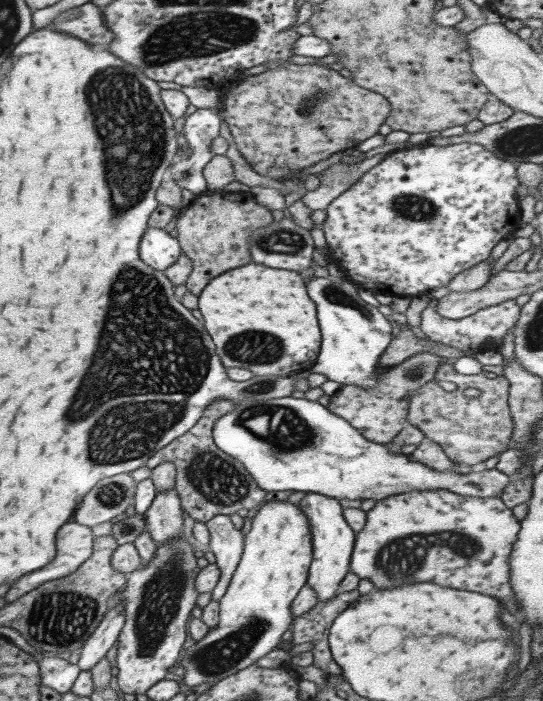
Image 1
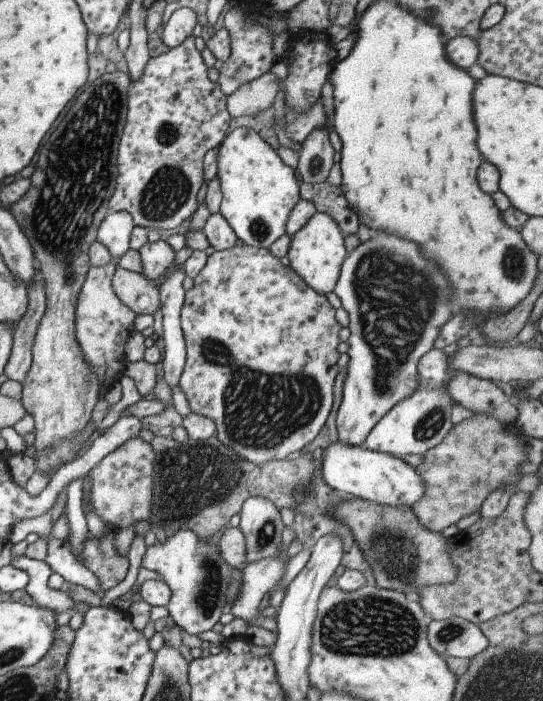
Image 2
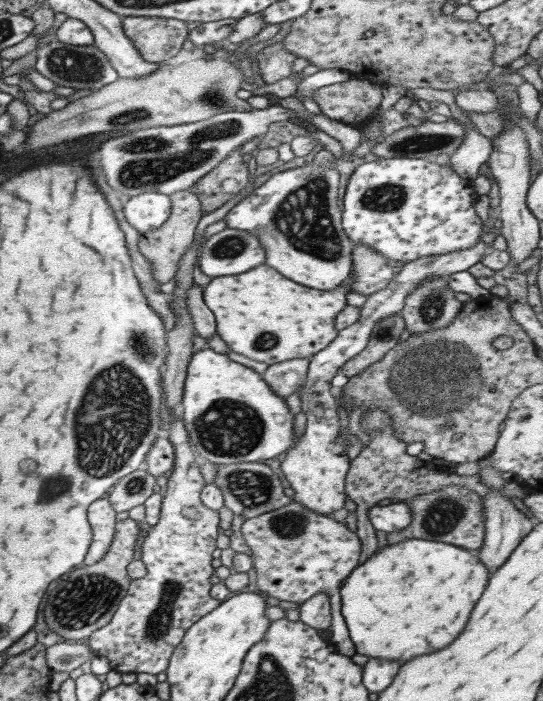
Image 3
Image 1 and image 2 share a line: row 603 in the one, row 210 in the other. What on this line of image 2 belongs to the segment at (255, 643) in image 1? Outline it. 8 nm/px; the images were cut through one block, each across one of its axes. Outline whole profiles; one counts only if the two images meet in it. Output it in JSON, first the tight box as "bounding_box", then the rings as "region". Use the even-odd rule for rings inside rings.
{"bounding_box":[215,128,299,249],"region":[[[234,128],[223,136],[215,148],[216,175],[221,191],[218,213],[243,244],[268,249],[274,240],[285,233],[287,216],[299,200],[299,184],[294,169],[285,165],[274,148],[251,128]]]}

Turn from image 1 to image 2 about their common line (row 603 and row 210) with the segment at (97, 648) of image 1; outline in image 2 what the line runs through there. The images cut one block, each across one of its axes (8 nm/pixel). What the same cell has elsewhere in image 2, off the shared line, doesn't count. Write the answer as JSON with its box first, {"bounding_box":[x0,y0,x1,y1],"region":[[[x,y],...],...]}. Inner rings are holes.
{"bounding_box":[96,210,134,262],"region":[[[119,210],[105,215],[96,232],[96,241],[107,248],[115,262],[129,249],[129,234],[134,228],[133,220],[127,212]]]}

